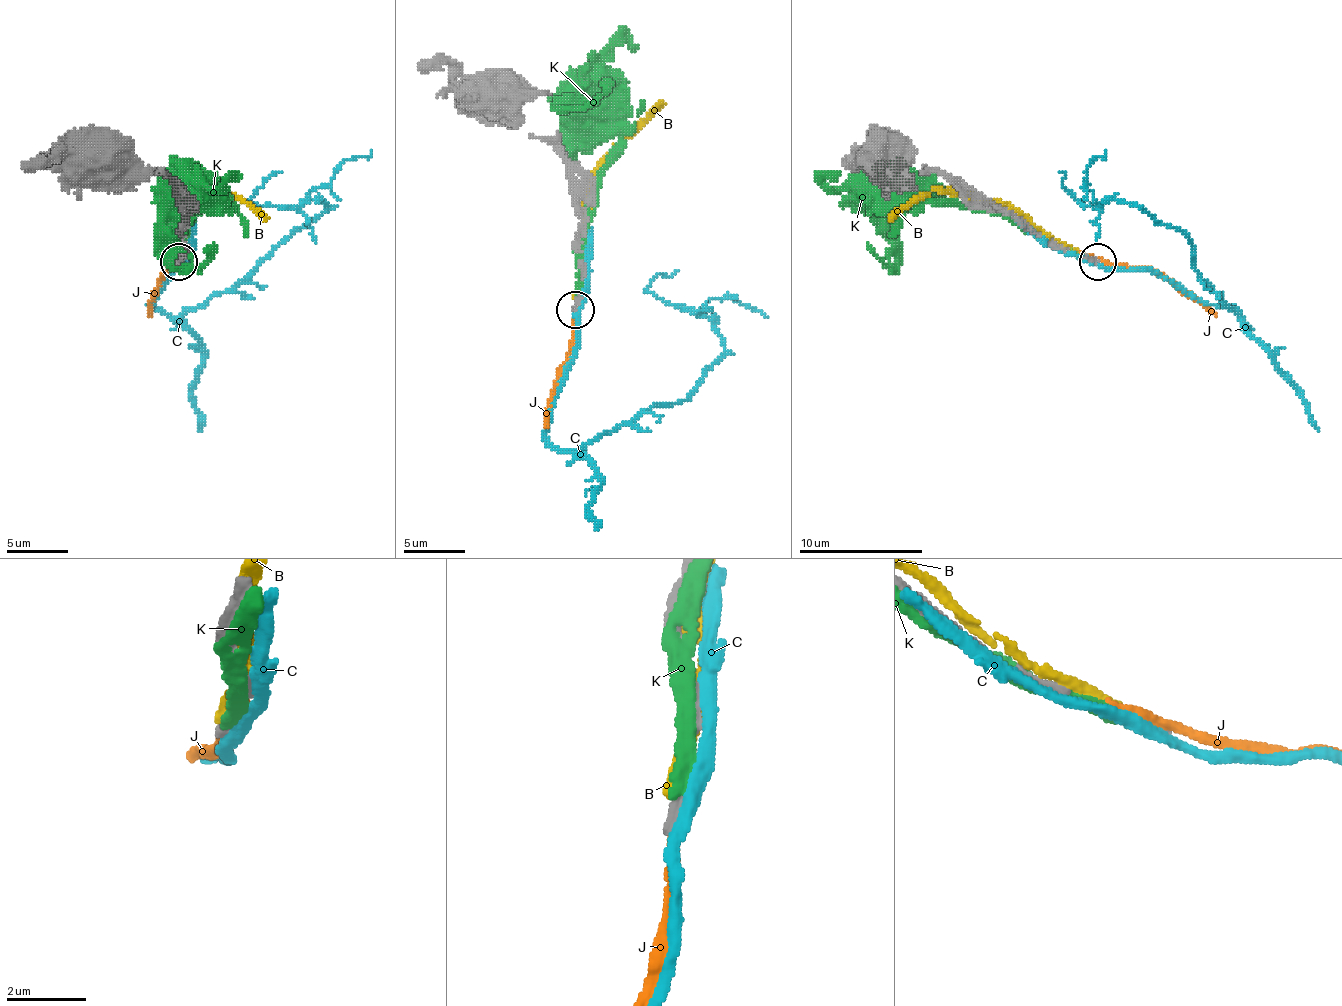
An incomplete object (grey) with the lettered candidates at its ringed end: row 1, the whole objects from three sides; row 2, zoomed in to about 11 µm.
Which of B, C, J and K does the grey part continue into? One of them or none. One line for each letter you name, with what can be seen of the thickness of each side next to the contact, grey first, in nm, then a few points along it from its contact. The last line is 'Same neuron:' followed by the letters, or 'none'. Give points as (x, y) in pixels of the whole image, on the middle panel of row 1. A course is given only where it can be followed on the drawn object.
Same neuron: none

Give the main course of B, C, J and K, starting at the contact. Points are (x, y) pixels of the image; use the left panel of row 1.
B: (179, 258), (185, 242), (185, 211), (201, 193), (219, 190), (238, 196), (269, 218)
C: (182, 258), (148, 304), (173, 316), (235, 289), (327, 205), (321, 199), (256, 205), (250, 196), (281, 171)
J: (179, 258), (161, 279), (148, 316)
K: (182, 258), (182, 230), (204, 208), (222, 202), (198, 202), (189, 190)

